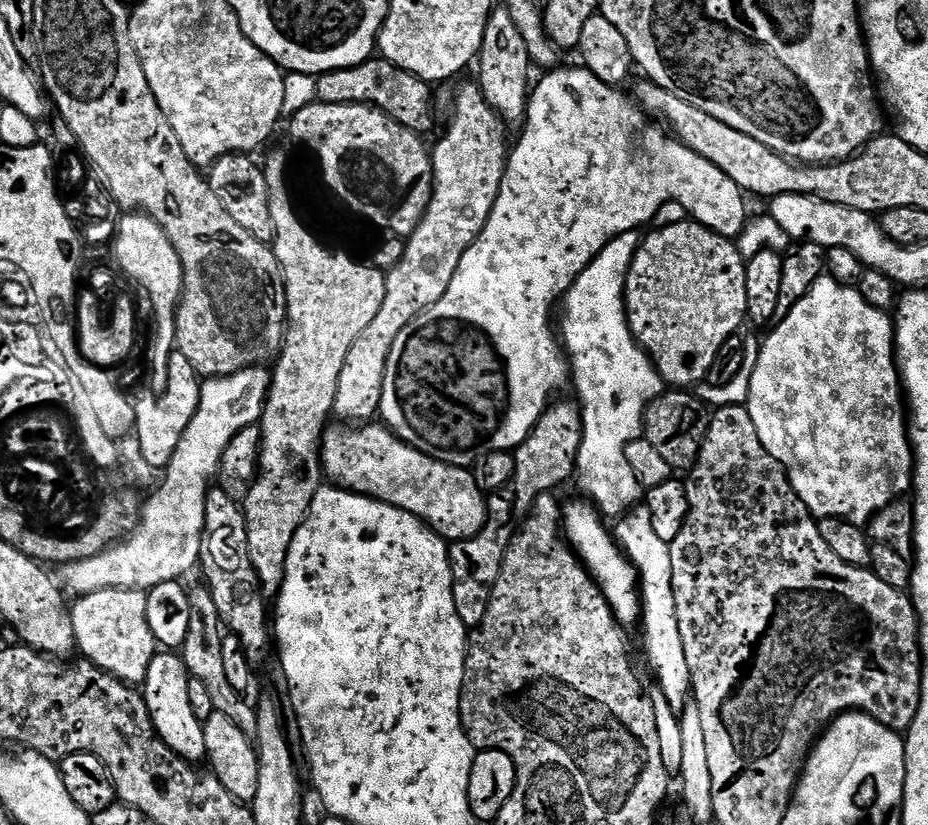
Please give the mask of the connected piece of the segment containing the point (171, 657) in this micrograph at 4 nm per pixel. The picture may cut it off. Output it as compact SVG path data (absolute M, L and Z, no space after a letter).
M172 650L157 651L146 670L146 678L142 685L142 695L152 725L156 733L166 742L166 746L175 756L189 762L203 761L208 755L206 750L206 734L202 721L194 718L194 710L190 707L188 668L184 665L183 655Z

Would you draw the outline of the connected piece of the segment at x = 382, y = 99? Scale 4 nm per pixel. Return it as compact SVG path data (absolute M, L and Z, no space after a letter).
M373 58L346 70L316 77L316 100L322 104L370 104L381 108L402 126L424 134L432 124L432 92L428 81L402 70L383 58Z

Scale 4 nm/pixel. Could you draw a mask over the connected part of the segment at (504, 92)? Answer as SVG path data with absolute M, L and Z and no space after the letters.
M502 6L493 7L486 22L486 34L480 47L478 65L480 77L478 83L486 102L500 114L505 125L523 125L524 117L528 115L528 97L530 95L530 69L524 64L526 41L518 26L514 26L514 18L510 18L510 10Z

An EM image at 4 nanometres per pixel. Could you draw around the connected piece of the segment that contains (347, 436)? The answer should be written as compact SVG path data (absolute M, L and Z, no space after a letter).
M368 422L363 426L329 427L322 441L322 472L333 485L347 488L359 496L369 496L395 508L414 514L423 524L449 542L474 538L484 528L488 520L486 493L481 490L475 475L469 469L459 468L441 460L430 458L425 452L411 448L404 440L399 440L391 428L380 422Z

